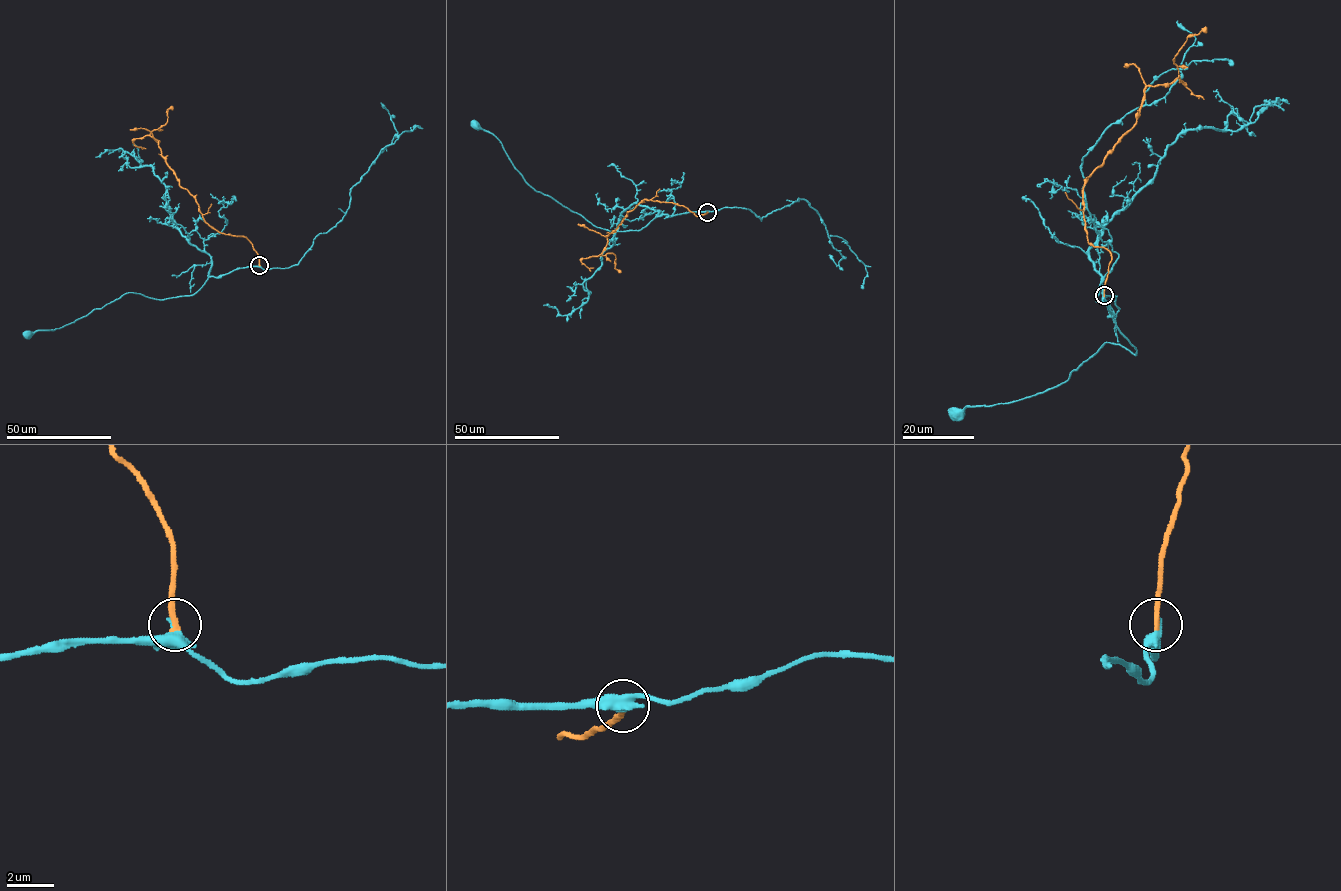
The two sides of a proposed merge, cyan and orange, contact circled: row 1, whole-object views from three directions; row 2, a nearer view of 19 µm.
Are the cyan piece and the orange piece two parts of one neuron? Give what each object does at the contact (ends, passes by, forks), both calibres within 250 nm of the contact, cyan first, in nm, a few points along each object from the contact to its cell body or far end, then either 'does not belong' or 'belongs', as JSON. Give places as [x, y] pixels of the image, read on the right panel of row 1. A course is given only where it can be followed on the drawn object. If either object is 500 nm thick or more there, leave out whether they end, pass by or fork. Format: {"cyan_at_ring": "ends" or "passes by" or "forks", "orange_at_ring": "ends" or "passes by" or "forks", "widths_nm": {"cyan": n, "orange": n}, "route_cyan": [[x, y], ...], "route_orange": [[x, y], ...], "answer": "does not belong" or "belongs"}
{"cyan_at_ring": "forks", "orange_at_ring": "ends", "widths_nm": {"cyan": 300, "orange": 280}, "route_cyan": [[1103, 295], [1112, 315], [1108, 316], [1136, 354], [1105, 342], [1064, 382], [1009, 403], [967, 406], [956, 414]], "route_orange": [[1103, 295], [1111, 254], [1087, 241], [1085, 180], [1135, 123], [1143, 90], [1169, 84], [1175, 56], [1206, 29]], "answer": "belongs"}

